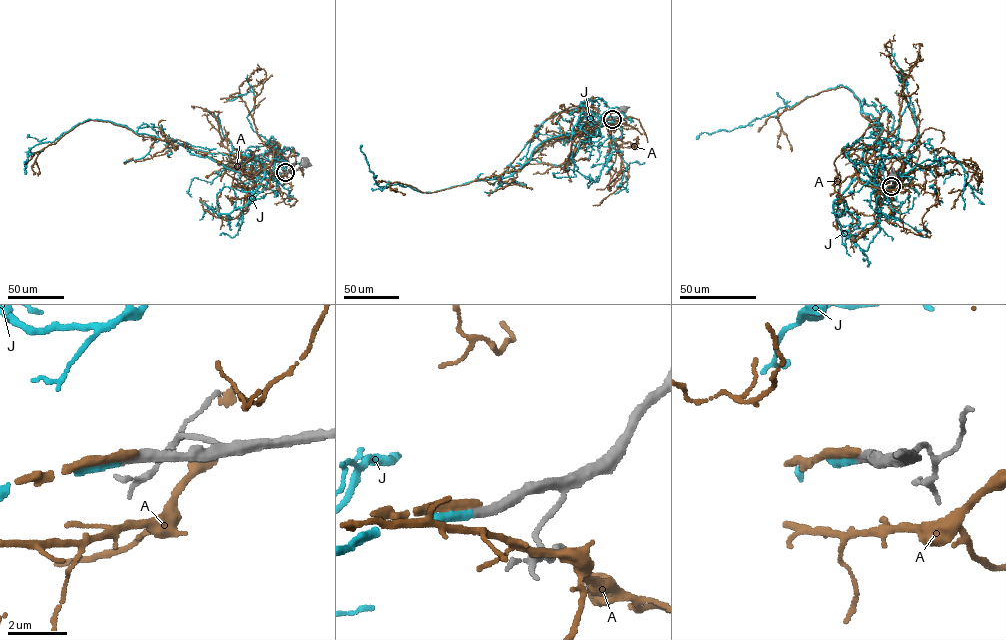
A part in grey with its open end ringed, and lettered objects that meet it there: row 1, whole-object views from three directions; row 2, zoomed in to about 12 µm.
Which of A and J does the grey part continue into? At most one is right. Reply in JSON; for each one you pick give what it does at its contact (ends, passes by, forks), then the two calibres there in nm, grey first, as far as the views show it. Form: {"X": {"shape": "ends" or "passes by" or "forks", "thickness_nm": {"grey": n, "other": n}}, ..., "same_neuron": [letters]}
{"J": {"shape": "ends", "thickness_nm": {"grey": 360, "other": 280}}, "same_neuron": ["J"]}

